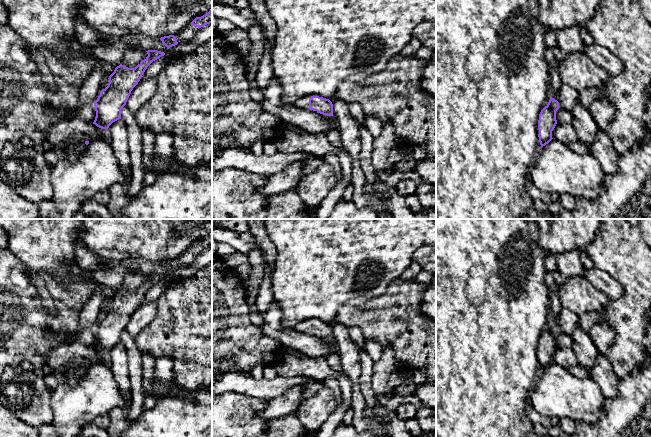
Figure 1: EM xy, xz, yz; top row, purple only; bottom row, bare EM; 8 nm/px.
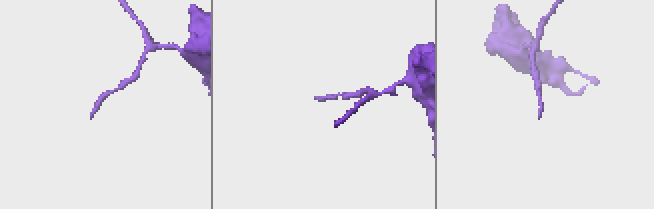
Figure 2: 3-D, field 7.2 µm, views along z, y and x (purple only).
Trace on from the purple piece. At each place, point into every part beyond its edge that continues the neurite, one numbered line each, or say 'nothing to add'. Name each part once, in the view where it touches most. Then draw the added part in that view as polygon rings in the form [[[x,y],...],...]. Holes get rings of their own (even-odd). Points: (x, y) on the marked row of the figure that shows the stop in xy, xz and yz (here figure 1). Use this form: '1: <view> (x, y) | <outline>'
1: xy (184, 36) | [[[189,24],[179,33],[175,34],[174,36],[176,37],[178,44],[190,42],[194,37],[194,34],[197,31],[197,29],[198,27]]]
2: xz (303, 103) | [[[313,94],[313,95],[310,95],[310,96],[305,96],[305,97],[299,99],[299,100],[294,104],[294,106],[295,106],[296,108],[305,109],[305,110],[310,111],[310,112],[317,112],[317,111],[313,111],[313,110],[310,110],[310,109],[309,109],[309,99],[310,99],[312,96],[319,96],[319,95]],[[319,96],[319,97],[321,97],[321,96]]]

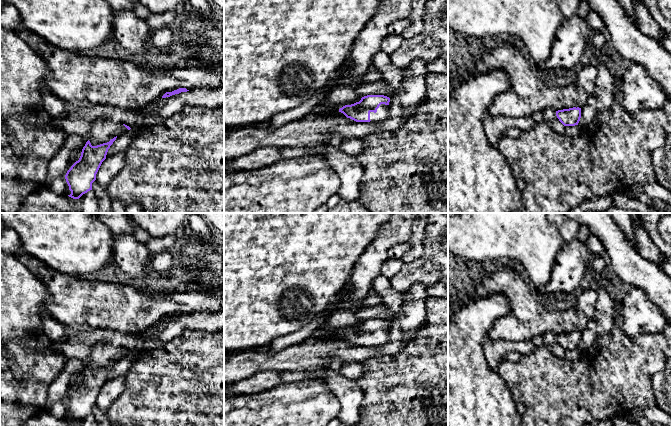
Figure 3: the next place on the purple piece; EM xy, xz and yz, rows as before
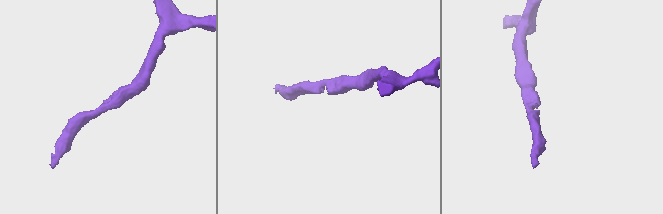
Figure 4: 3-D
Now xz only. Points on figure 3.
1: xz (381, 115) | [[[381,104],[377,109],[377,112],[370,112],[371,122],[382,123],[388,119],[389,105]]]

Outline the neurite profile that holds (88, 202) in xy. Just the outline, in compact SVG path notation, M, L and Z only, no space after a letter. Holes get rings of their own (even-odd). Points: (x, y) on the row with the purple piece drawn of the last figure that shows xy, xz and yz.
M93 190L79 198L81 213L99 213L98 199Z

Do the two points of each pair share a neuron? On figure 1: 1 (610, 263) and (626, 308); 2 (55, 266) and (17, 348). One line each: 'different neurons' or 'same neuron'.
1: same neuron
2: different neurons

